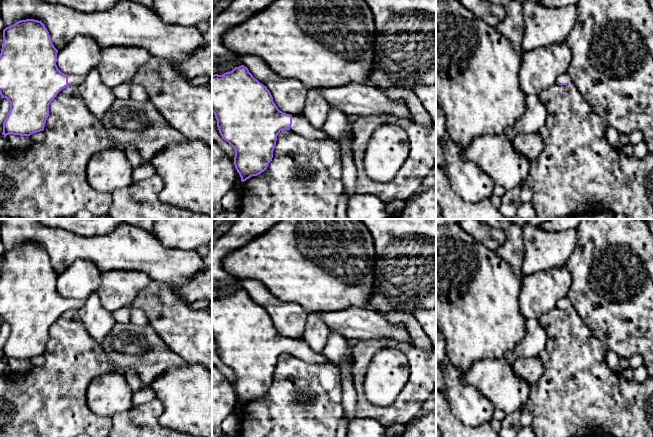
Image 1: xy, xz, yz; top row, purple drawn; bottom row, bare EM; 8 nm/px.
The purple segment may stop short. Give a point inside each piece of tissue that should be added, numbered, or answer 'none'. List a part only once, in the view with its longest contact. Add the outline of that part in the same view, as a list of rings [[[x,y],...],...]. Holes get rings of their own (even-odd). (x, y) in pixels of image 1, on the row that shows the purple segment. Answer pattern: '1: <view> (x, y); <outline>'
1: xz (300, 125); [[[292,116],[290,130],[307,138],[329,139],[329,136],[322,128],[314,128],[303,116]]]

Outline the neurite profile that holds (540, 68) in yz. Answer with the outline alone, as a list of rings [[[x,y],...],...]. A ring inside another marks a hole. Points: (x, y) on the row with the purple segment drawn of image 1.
[[[566,41],[524,52],[519,73],[520,88],[526,95],[538,95],[567,73],[572,53]]]

